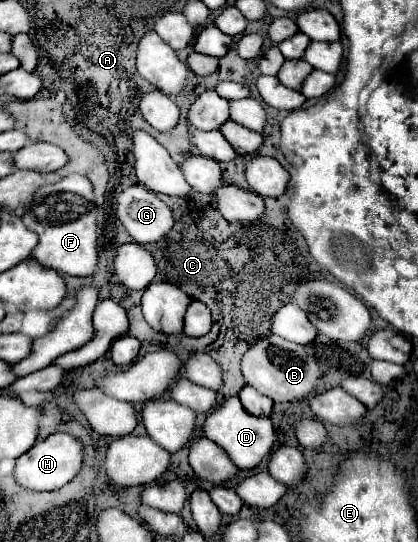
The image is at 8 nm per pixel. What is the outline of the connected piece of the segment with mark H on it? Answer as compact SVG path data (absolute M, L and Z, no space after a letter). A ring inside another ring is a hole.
M54 433L42 441L38 441L30 451L16 459L16 481L34 491L54 491L70 483L84 463L84 447L82 443L68 433Z

